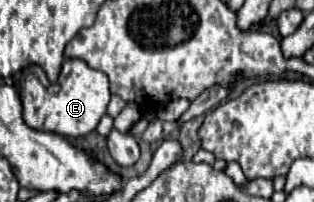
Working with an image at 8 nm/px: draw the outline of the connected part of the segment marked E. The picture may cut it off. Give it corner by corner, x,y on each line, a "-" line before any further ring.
66,59
56,83
50,83
44,69
30,65
22,71
20,79
20,99
24,107
24,121
32,129
52,131
62,137
82,137
96,129
100,117
106,113
110,101
108,77
104,73
84,65
80,59

